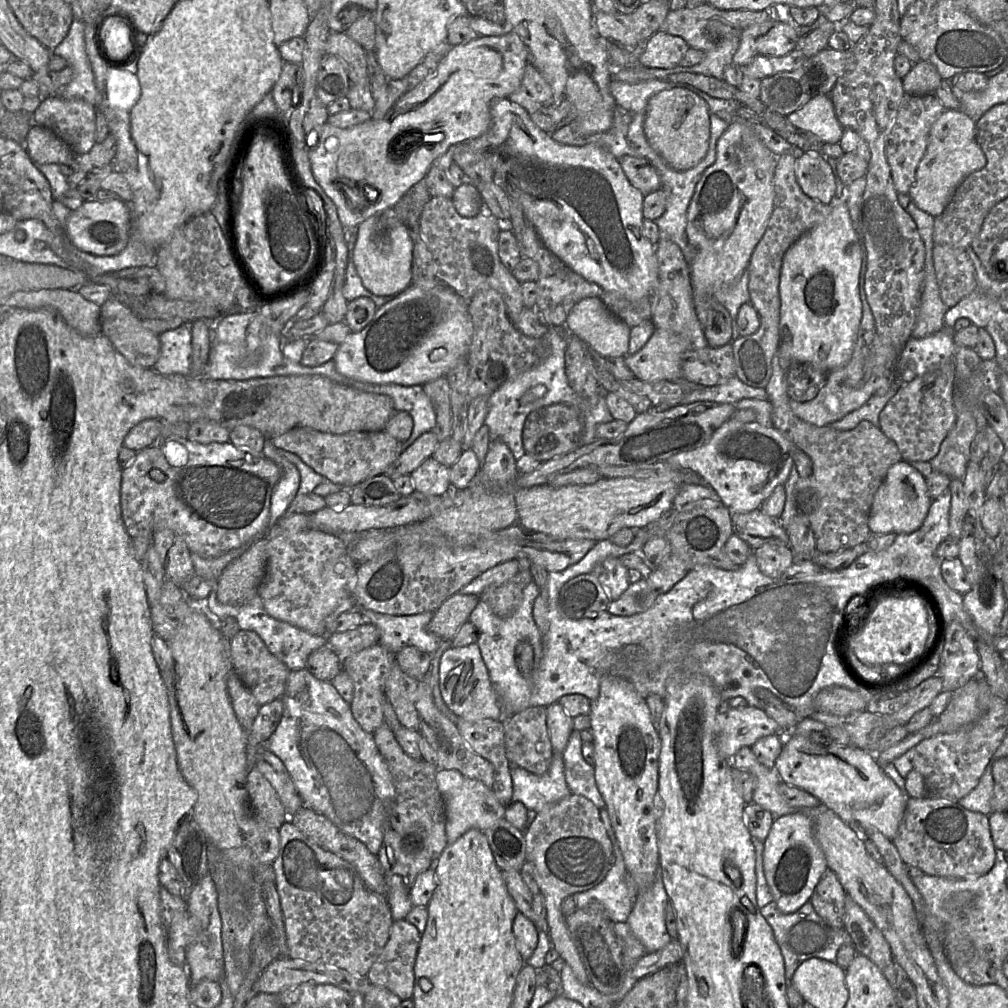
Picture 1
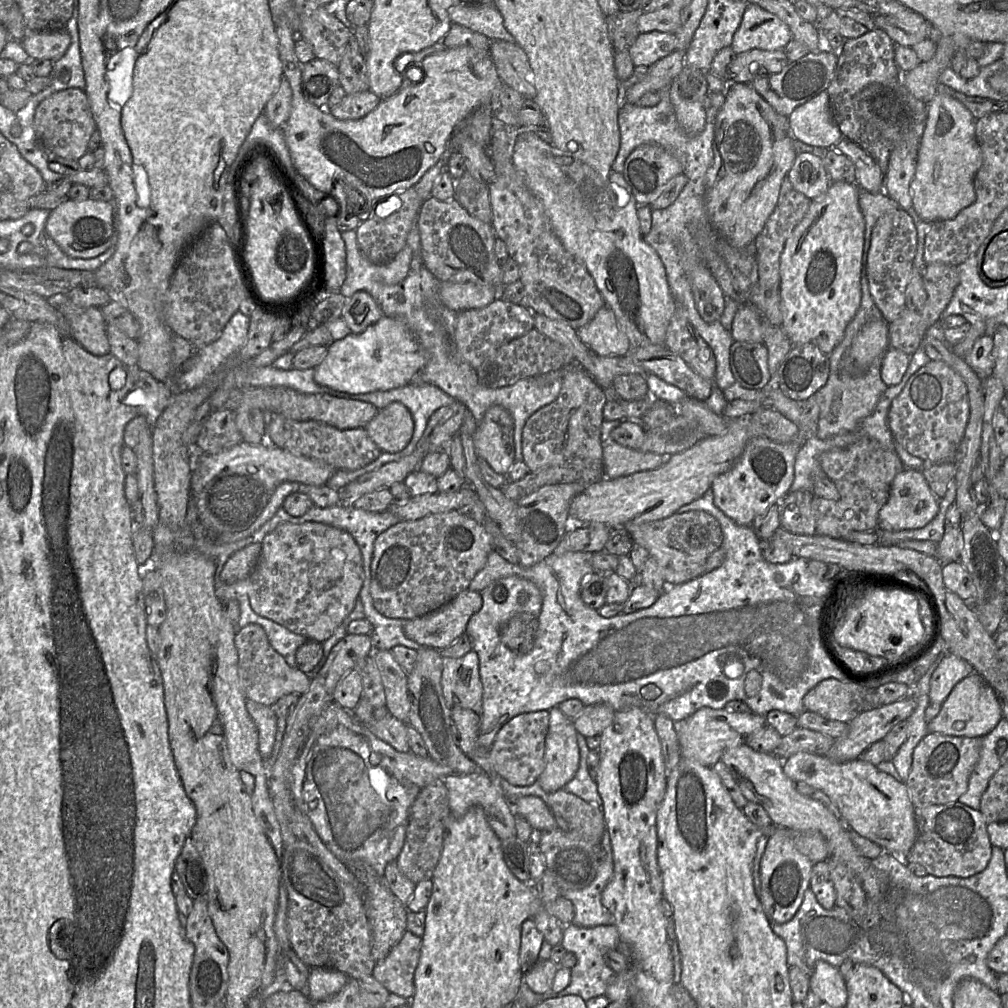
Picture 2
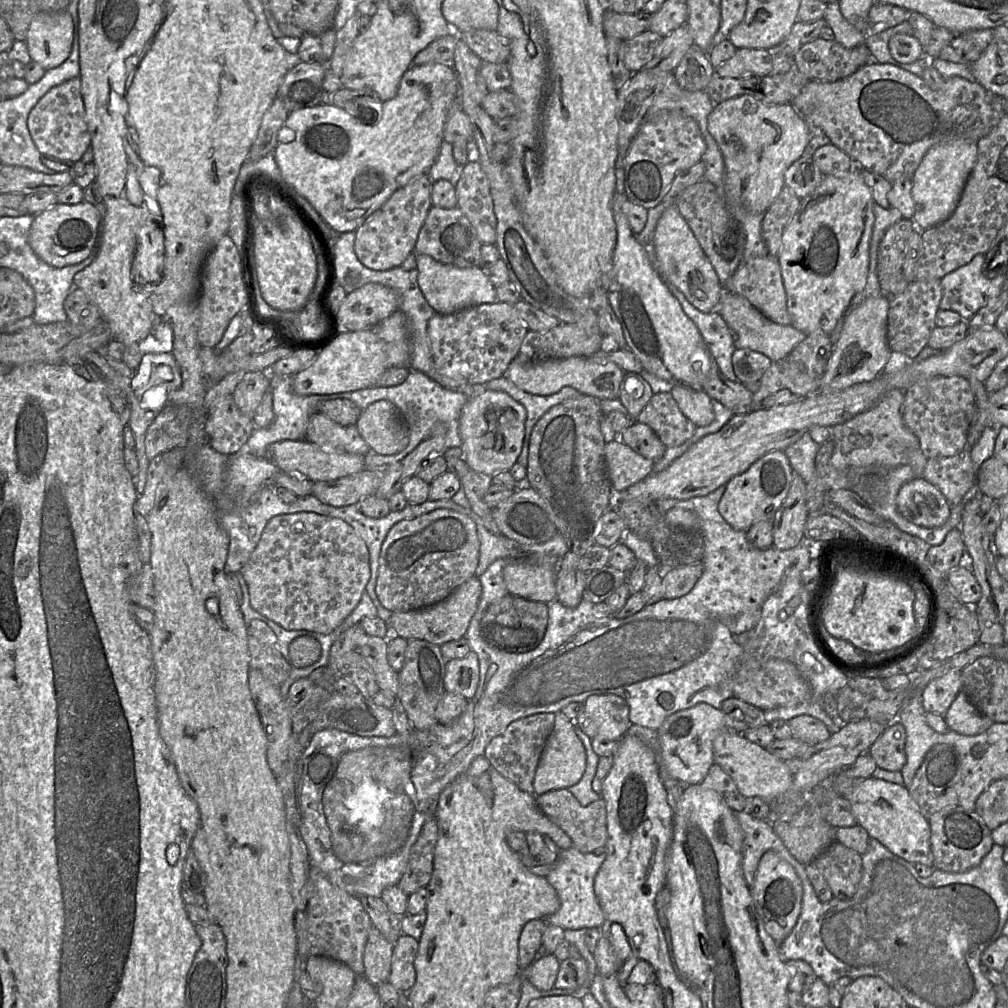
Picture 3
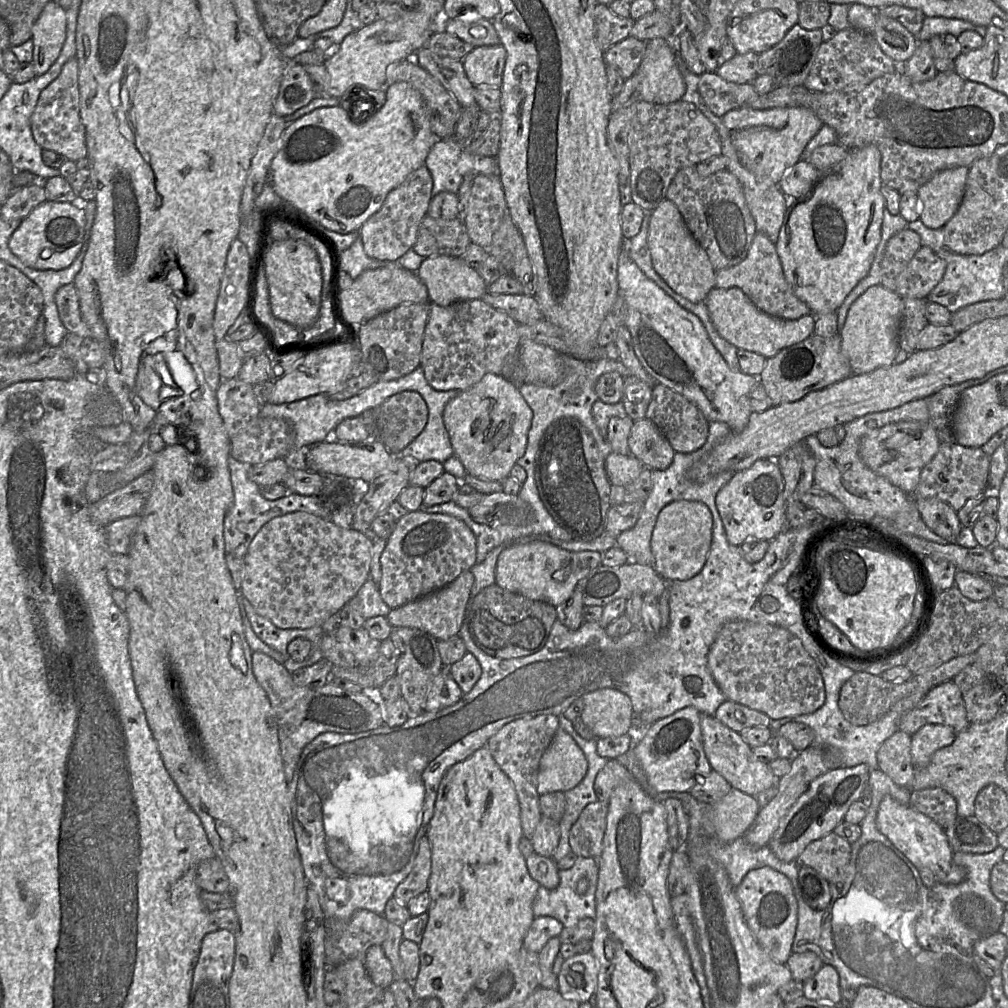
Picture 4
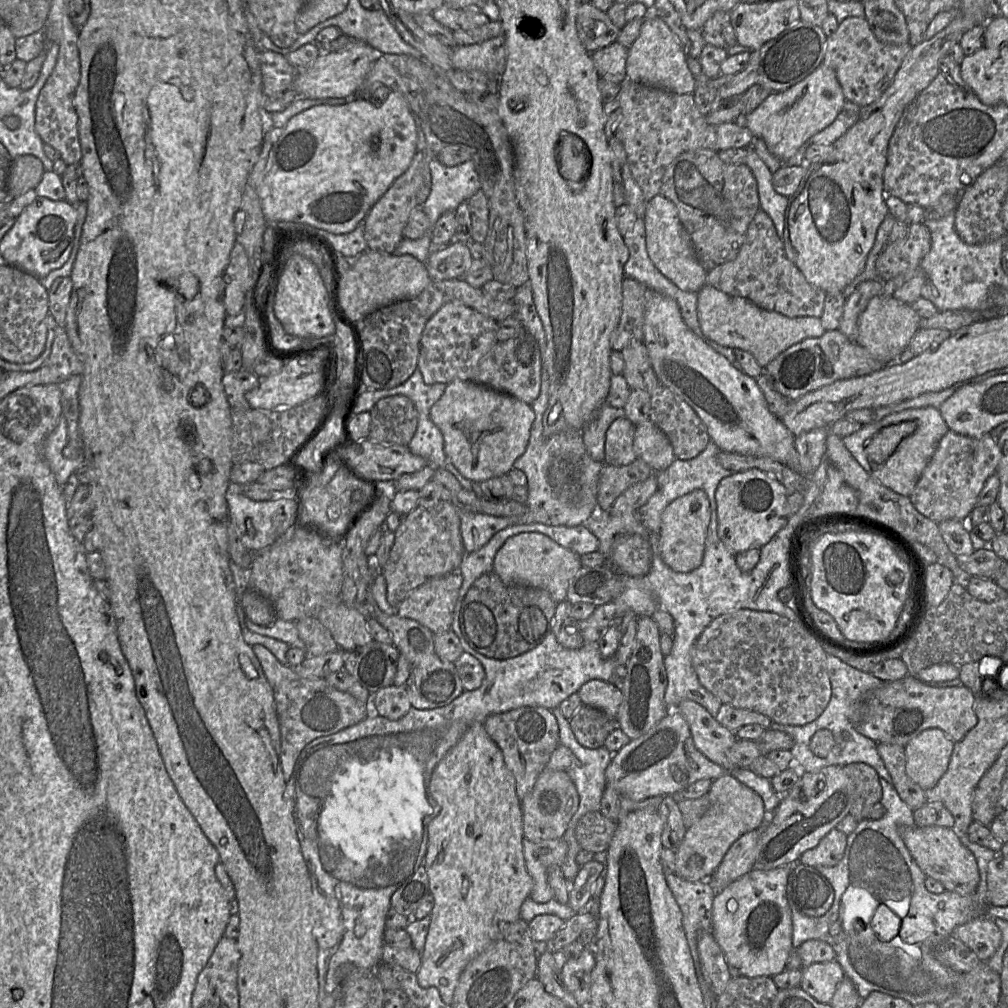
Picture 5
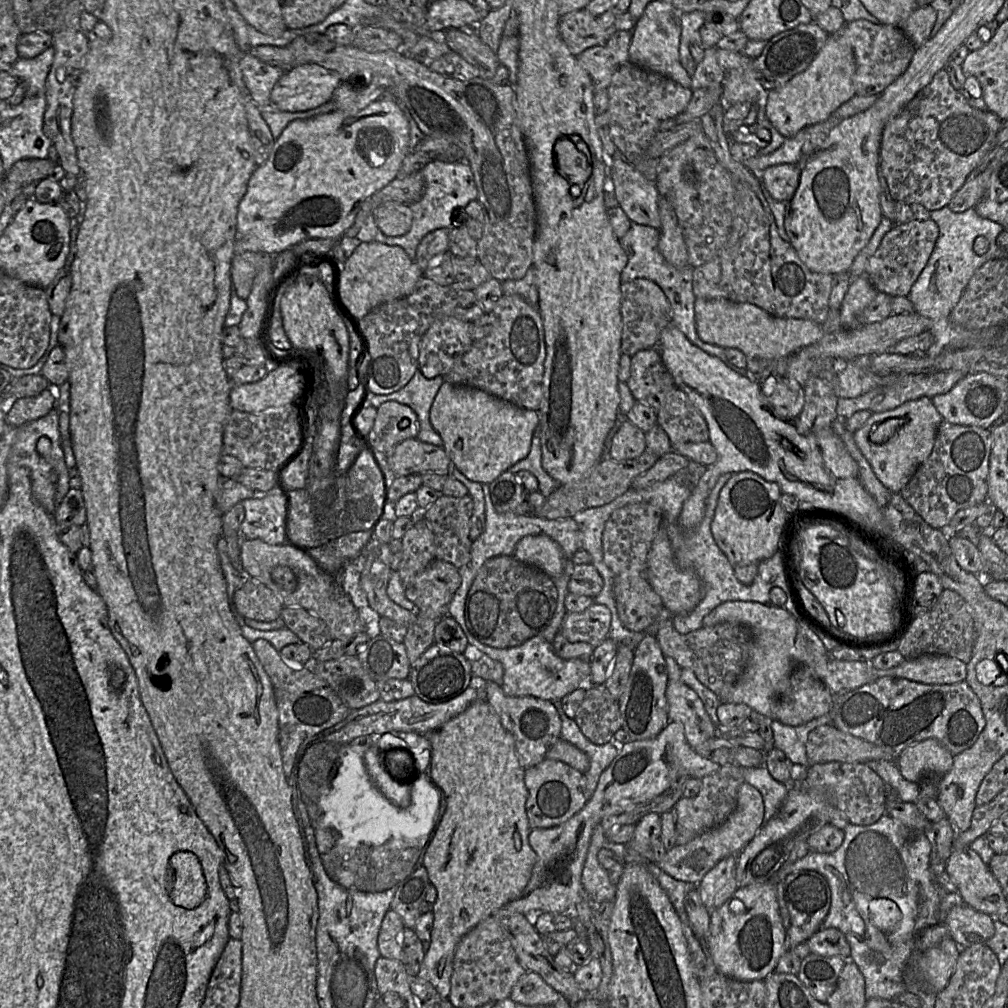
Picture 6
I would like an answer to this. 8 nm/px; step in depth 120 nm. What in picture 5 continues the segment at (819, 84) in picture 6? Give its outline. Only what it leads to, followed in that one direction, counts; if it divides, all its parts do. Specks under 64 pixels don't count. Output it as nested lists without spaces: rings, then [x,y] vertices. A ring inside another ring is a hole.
[[[821,63],[802,81],[781,92],[772,92],[754,111],[740,122],[761,138],[768,150],[783,164],[793,157],[812,136],[831,125],[846,103],[834,70]]]

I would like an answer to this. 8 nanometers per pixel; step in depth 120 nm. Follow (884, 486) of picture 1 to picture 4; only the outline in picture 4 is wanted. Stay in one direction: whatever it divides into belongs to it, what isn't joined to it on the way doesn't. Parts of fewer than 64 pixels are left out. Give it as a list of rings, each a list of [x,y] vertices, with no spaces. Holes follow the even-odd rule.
[[[915,499],[922,521],[938,536],[955,543],[962,529],[957,512],[947,503],[936,499]]]

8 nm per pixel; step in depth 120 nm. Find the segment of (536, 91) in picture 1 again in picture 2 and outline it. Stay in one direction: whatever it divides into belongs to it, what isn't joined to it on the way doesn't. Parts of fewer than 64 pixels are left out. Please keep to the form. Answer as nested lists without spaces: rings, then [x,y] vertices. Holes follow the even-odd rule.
[[[491,40],[489,52],[503,84],[510,86],[524,98],[534,99],[536,89],[524,50],[517,43]]]

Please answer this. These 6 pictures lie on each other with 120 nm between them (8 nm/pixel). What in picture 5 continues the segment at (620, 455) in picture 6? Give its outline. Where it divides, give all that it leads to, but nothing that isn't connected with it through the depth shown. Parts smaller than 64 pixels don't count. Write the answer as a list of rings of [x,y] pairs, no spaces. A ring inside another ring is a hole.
[[[625,416],[614,420],[606,432],[604,463],[622,466],[632,463],[637,455],[633,450],[635,427]]]

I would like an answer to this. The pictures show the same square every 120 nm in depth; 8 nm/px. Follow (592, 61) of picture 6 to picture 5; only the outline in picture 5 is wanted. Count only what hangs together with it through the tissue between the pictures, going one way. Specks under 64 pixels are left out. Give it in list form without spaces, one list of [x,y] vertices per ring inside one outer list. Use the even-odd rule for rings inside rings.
[[[619,42],[591,52],[591,57],[601,79],[621,84],[627,77],[628,48]]]

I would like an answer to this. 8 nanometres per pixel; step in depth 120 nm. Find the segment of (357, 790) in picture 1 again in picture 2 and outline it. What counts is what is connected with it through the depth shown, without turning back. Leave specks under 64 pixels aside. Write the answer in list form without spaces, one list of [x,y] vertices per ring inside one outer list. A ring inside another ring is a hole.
[[[333,701],[324,712],[316,718],[312,725],[309,738],[291,769],[290,790],[296,807],[309,818],[321,840],[336,858],[342,862],[354,860],[364,861],[371,866],[377,874],[383,875],[387,864],[396,861],[401,853],[406,837],[409,810],[420,790],[433,781],[444,779],[446,776],[453,773],[450,767],[441,765],[430,757],[420,757],[411,751],[399,752],[395,750],[391,745],[375,736],[365,724],[356,720],[352,712],[349,712]]]

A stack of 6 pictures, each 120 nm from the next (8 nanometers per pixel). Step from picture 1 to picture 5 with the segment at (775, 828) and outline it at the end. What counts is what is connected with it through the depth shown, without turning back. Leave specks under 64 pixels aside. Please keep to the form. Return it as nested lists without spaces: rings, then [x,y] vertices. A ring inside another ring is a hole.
[[[792,866],[752,869],[723,890],[712,903],[711,931],[726,963],[736,975],[773,977],[786,966],[792,947],[792,923],[787,884]]]

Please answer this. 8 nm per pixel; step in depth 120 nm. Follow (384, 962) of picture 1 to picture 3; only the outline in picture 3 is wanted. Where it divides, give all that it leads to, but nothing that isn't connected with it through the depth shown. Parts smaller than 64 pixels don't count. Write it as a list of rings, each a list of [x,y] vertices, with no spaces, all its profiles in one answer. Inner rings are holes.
[[[402,934],[395,943],[388,983],[408,993],[416,981],[414,961],[419,949],[419,940]]]

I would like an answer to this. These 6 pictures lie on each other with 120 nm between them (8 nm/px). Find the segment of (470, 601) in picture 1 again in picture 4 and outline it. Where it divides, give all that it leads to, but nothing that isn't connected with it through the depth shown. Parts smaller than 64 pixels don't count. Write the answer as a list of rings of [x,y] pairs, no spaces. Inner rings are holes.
[[[465,571],[445,587],[399,608],[391,609],[387,621],[393,628],[409,627],[422,630],[437,640],[448,640],[458,636],[471,598],[471,589],[475,578],[473,573]]]

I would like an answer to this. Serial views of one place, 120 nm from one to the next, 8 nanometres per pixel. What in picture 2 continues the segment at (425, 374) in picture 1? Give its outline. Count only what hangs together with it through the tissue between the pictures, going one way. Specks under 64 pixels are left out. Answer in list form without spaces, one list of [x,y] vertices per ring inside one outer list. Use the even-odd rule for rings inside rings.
[[[383,316],[362,333],[332,341],[325,358],[315,368],[314,381],[349,394],[385,391],[409,384],[425,363],[425,355],[405,322]]]

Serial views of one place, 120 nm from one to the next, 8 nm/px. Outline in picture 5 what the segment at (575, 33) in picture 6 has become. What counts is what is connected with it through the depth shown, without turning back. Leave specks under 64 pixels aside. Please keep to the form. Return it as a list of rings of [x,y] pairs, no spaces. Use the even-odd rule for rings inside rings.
[[[583,2],[579,7],[576,27],[583,46],[590,53],[611,45],[620,33],[608,14],[591,2]]]

